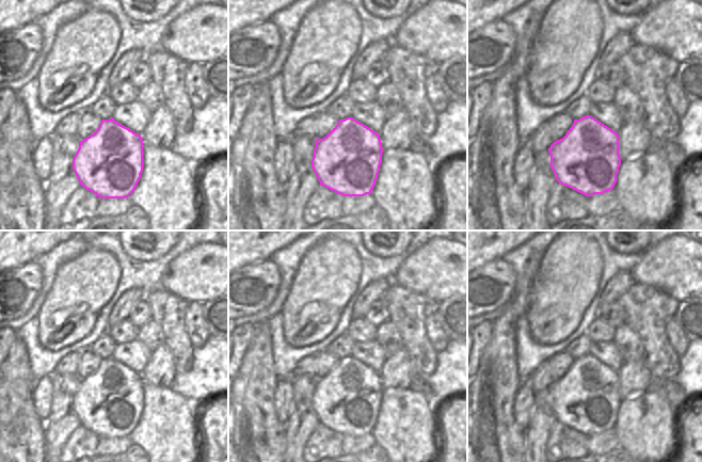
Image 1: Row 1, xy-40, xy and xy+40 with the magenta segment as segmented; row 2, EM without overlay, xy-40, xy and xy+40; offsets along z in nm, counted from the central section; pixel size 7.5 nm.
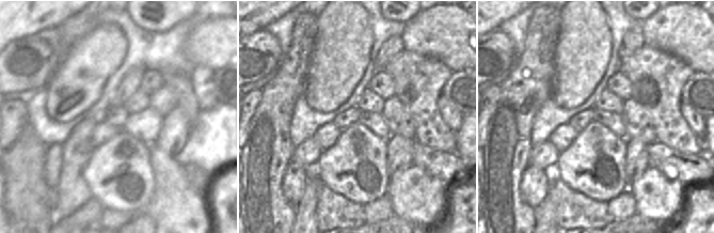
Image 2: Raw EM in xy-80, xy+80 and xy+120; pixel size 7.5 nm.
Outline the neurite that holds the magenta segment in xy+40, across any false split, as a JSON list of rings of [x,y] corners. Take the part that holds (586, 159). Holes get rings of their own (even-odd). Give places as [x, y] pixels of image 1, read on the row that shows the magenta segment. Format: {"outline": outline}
{"outline": [[[586,115],[574,120],[565,136],[548,148],[551,168],[556,180],[586,196],[612,190],[621,165],[619,136],[594,117]]]}

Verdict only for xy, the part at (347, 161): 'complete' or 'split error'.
complete

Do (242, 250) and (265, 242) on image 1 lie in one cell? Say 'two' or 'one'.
one

